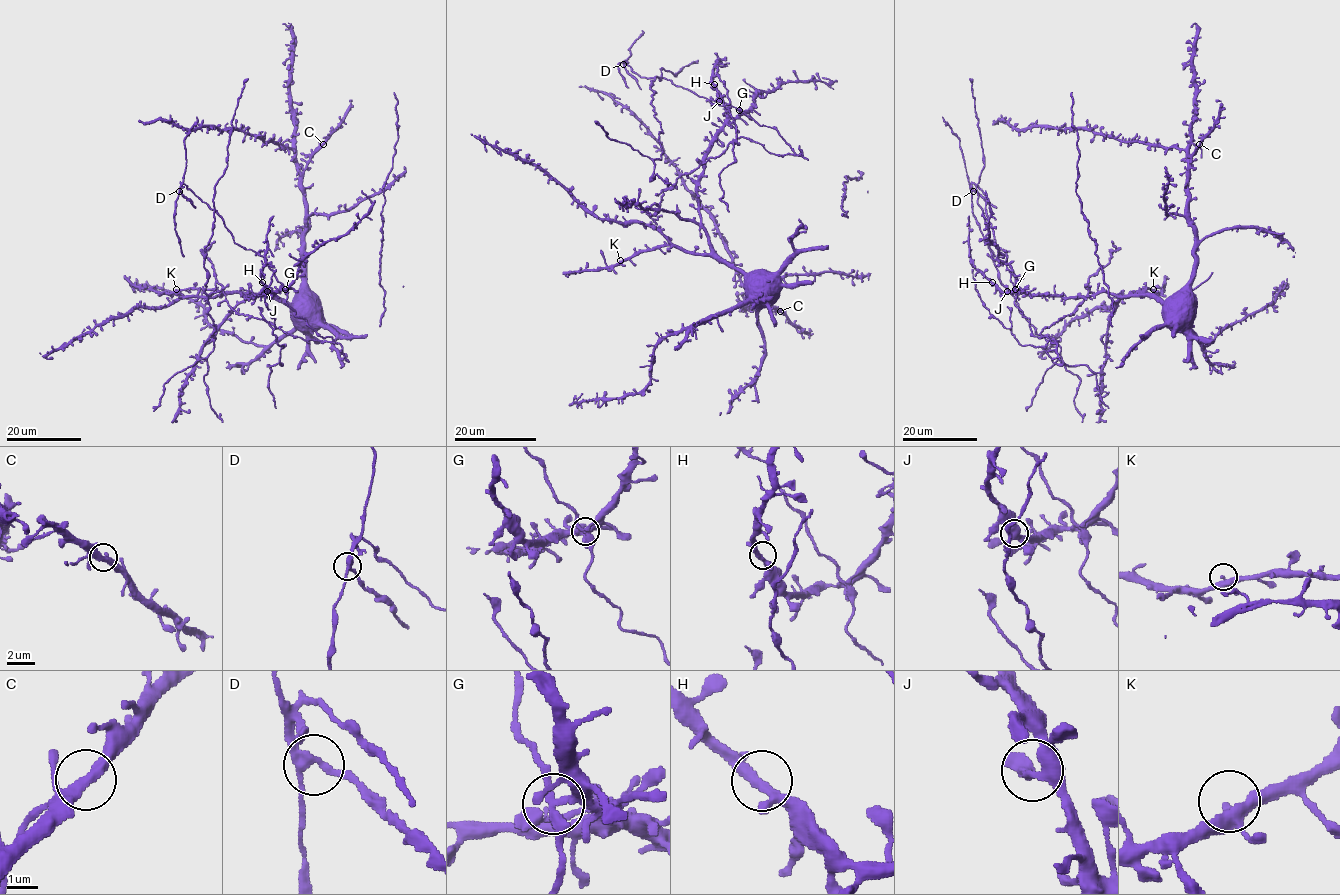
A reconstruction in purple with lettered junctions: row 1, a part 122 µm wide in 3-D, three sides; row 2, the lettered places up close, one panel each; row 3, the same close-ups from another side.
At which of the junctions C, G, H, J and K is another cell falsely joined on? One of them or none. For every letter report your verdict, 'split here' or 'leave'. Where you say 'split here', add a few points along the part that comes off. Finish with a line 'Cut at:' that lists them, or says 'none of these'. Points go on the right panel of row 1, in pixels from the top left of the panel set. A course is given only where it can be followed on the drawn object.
C: leave
G: split here | (1015, 289), (1014, 303), (1031, 332), (1055, 343), (1040, 333), (1072, 314), (1088, 278), (1109, 262), (1111, 240)
H: leave
J: leave
K: leave
Cut at: G

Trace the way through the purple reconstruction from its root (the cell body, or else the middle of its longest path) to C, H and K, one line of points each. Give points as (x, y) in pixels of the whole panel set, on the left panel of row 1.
C: (303, 319), (296, 318), (296, 298), (302, 288), (305, 267), (305, 205), (301, 176), (306, 162), (323, 144)
H: (303, 319), (298, 320), (292, 309), (278, 301), (252, 296), (248, 291), (248, 297), (274, 292), (262, 282)
K: (303, 319), (298, 320), (289, 306), (260, 294), (176, 289)

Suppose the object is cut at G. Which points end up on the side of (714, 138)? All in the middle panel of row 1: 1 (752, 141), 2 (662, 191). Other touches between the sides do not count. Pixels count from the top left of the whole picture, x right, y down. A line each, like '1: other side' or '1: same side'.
1: other side
2: other side

